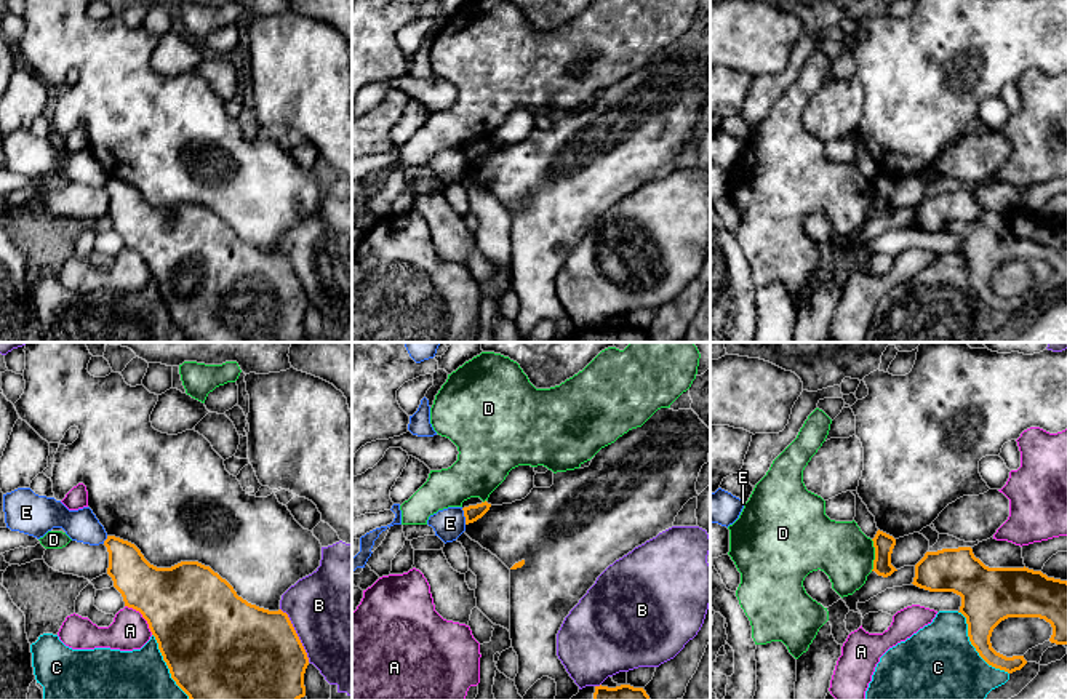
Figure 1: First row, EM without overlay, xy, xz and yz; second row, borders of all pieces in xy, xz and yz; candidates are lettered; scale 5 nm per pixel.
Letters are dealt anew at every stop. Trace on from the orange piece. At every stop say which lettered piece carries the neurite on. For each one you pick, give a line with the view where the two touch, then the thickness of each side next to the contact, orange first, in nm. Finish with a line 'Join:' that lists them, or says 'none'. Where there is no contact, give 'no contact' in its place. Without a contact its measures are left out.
Join: none

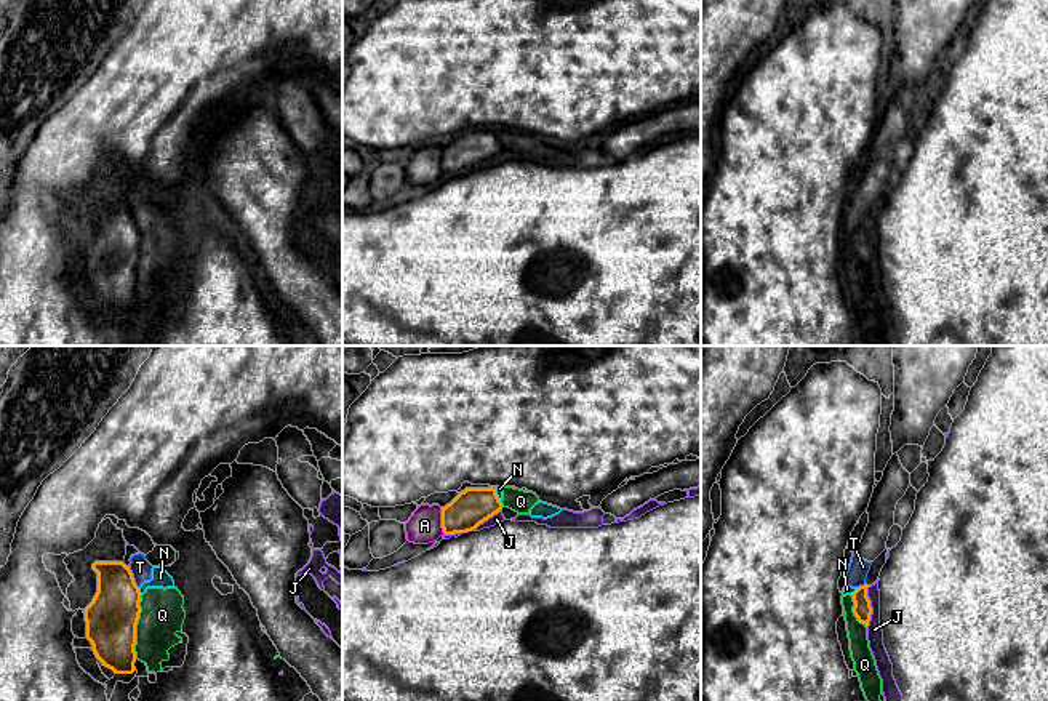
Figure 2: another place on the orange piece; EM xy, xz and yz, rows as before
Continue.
Join: none

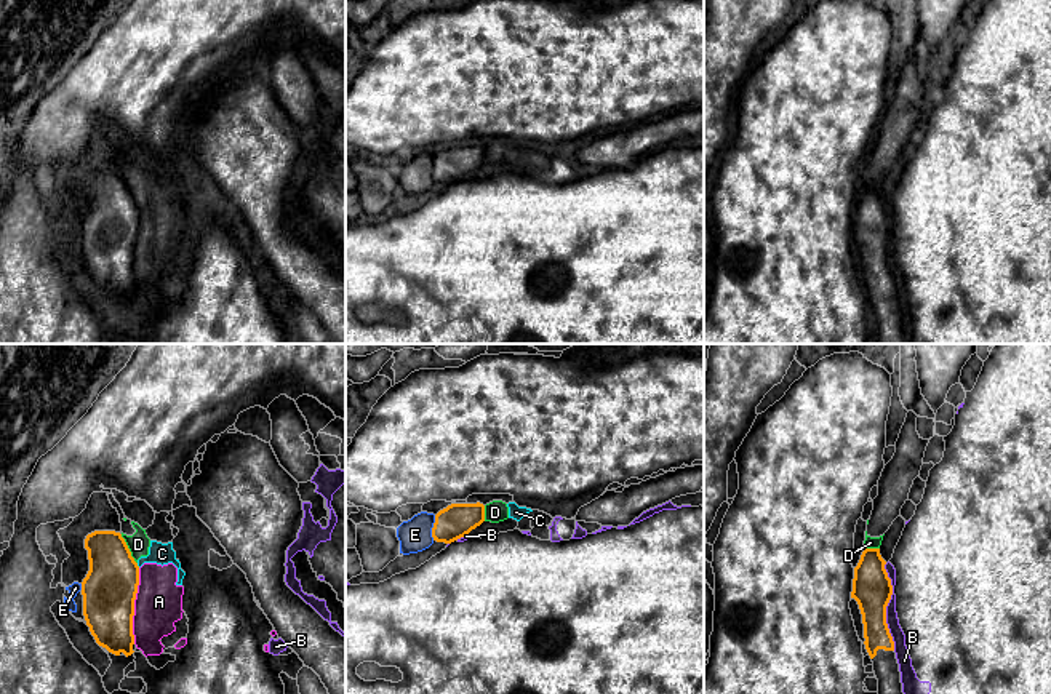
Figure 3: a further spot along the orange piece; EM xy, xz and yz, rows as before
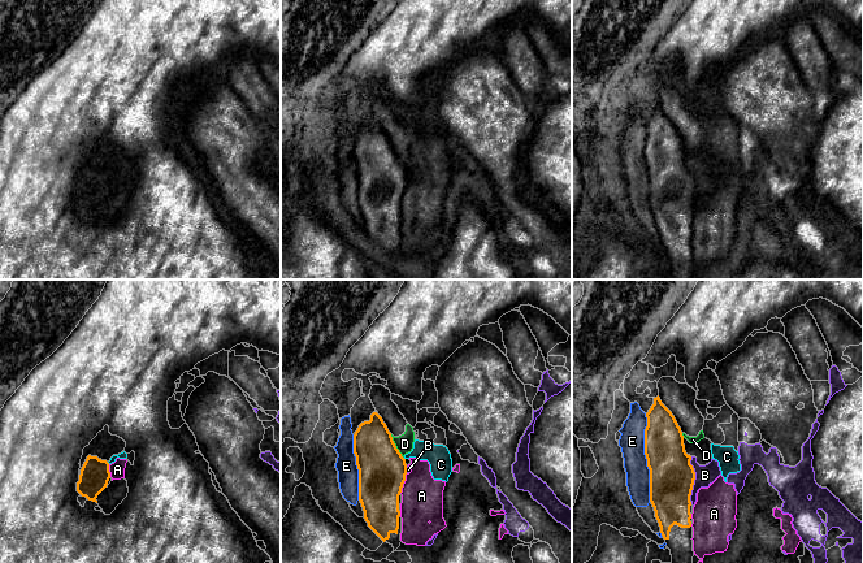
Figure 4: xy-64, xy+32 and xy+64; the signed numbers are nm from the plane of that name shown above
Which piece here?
Join: none

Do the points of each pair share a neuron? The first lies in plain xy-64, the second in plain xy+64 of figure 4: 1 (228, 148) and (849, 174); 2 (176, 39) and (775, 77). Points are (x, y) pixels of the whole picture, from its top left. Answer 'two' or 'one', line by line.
1: two
2: two

